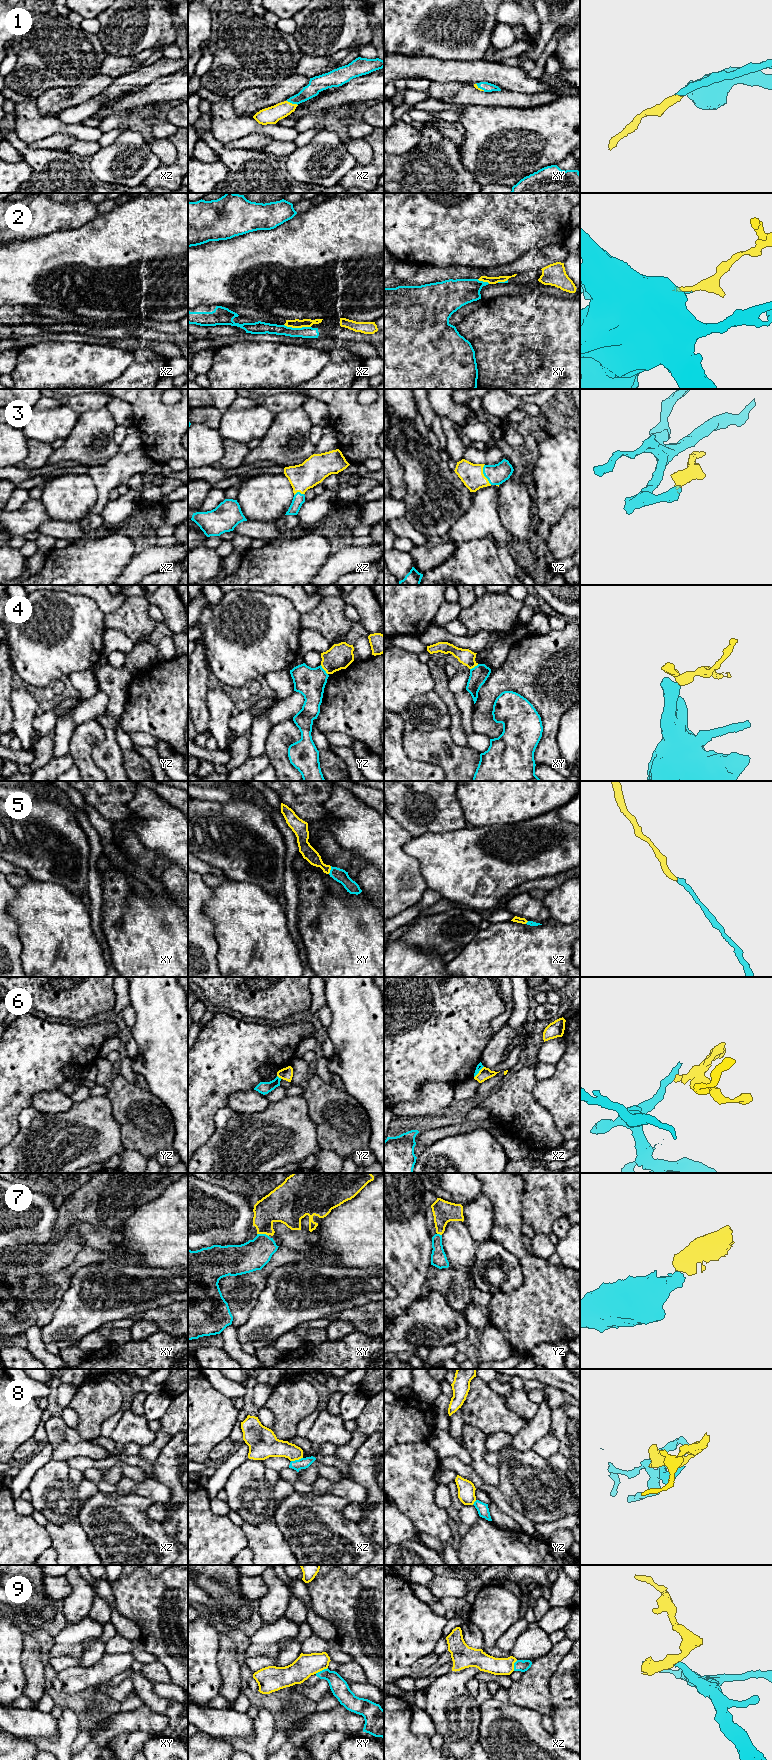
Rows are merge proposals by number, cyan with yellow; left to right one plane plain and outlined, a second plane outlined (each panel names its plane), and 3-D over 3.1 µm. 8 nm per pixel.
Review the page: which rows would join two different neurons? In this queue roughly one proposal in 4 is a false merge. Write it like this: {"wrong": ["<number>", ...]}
{"wrong": ["2", "4", "6", "8", "9"]}

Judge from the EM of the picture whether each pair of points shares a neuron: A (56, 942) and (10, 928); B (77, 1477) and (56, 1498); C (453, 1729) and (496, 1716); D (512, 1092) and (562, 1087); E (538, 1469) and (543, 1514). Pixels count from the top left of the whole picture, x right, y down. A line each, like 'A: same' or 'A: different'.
A: different
B: different
C: different
D: different
E: same

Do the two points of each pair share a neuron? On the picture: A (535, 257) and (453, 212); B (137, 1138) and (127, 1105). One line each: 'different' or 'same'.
A: different
B: same

